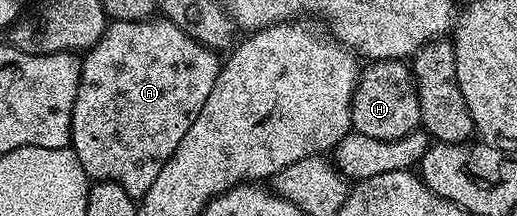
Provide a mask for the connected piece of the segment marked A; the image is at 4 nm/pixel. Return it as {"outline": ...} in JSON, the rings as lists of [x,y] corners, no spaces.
{"outline":[[[151,16],[143,22],[111,21],[102,39],[85,51],[80,72],[80,88],[76,104],[72,104],[70,146],[80,160],[86,177],[94,182],[115,182],[136,200],[142,199],[152,188],[160,168],[168,164],[176,144],[184,140],[192,120],[200,116],[200,108],[212,93],[212,84],[220,69],[215,51],[197,42],[188,32],[176,28],[167,18]]]}

